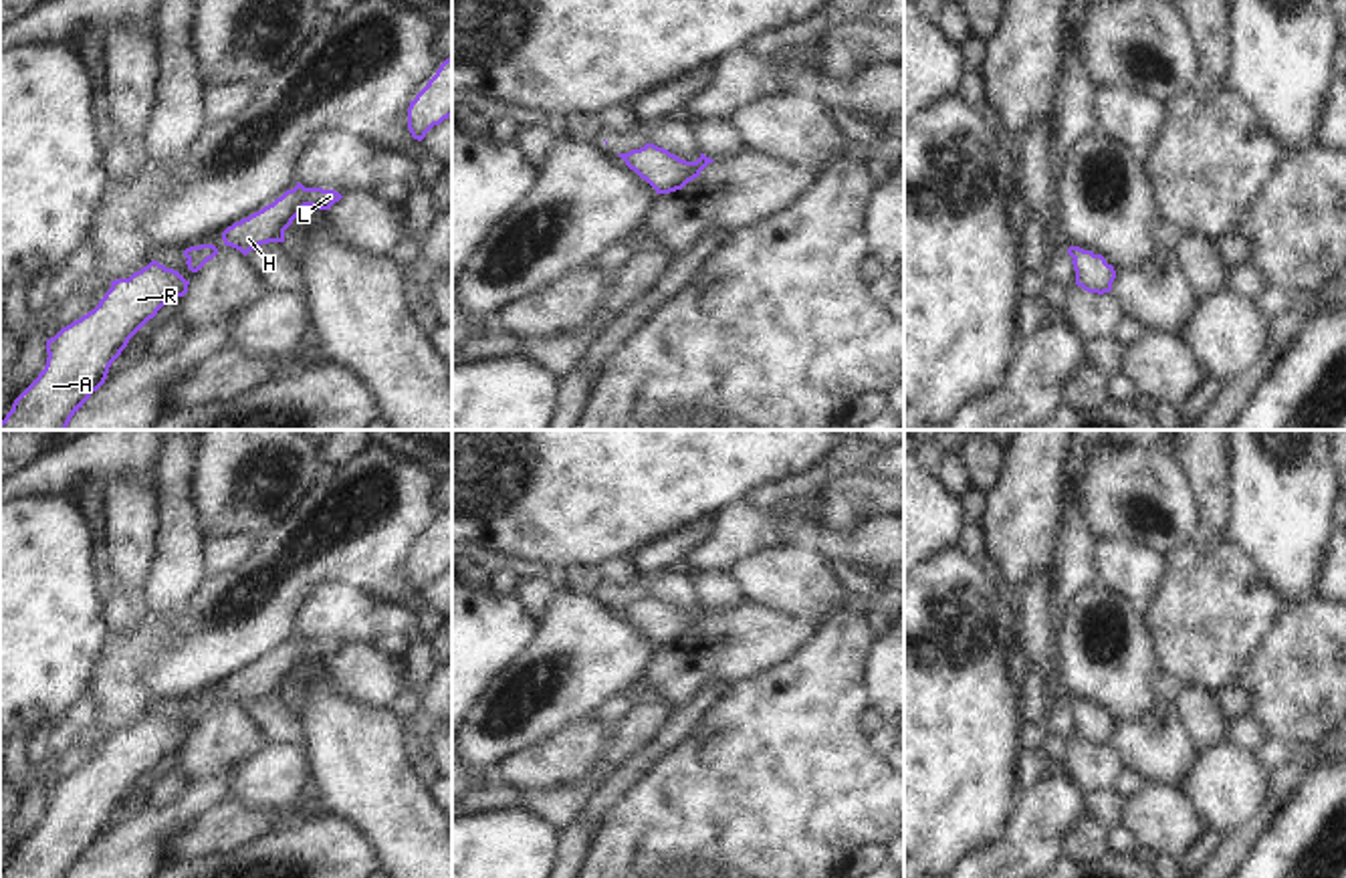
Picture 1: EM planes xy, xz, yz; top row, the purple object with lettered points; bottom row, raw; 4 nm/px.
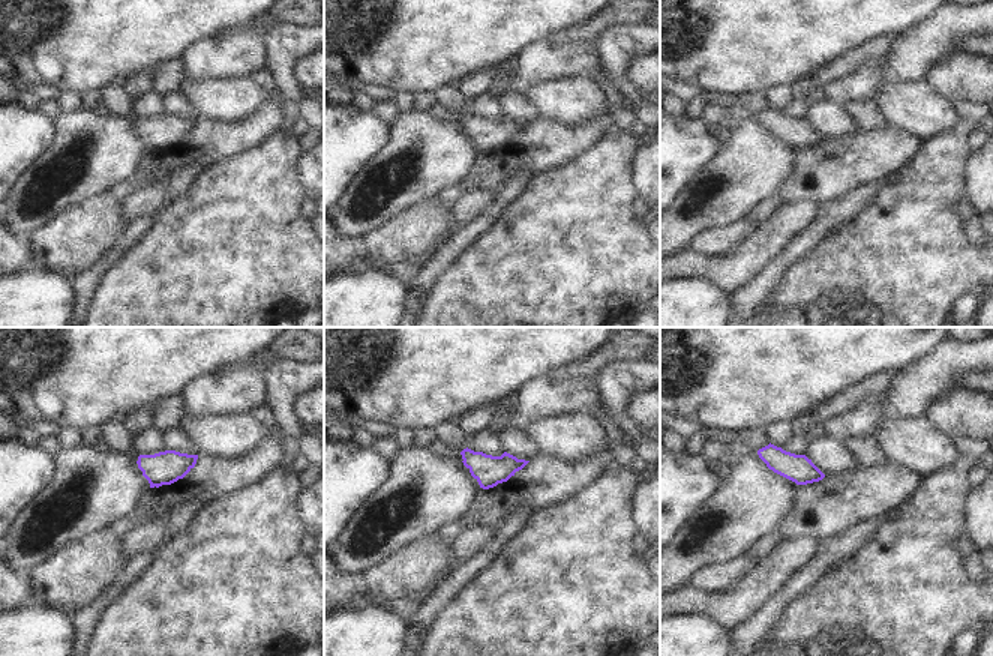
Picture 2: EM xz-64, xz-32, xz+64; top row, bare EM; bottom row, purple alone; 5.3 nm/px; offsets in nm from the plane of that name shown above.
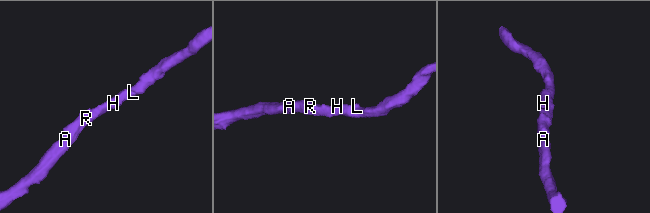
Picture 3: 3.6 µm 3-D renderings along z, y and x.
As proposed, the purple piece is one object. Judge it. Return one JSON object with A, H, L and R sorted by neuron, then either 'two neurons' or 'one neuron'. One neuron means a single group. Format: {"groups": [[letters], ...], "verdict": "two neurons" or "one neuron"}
{"groups": [["A", "H", "L", "R"]], "verdict": "one neuron"}

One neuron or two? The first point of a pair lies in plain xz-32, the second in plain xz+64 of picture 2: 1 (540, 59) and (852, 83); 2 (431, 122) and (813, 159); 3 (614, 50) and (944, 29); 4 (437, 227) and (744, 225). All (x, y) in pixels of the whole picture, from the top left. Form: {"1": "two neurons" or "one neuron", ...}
{"1": "one neuron", "2": "two neurons", "3": "two neurons", "4": "one neuron"}

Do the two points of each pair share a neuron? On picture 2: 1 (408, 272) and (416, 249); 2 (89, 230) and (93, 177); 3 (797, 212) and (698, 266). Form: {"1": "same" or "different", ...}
{"1": "different", "2": "different", "3": "same"}

